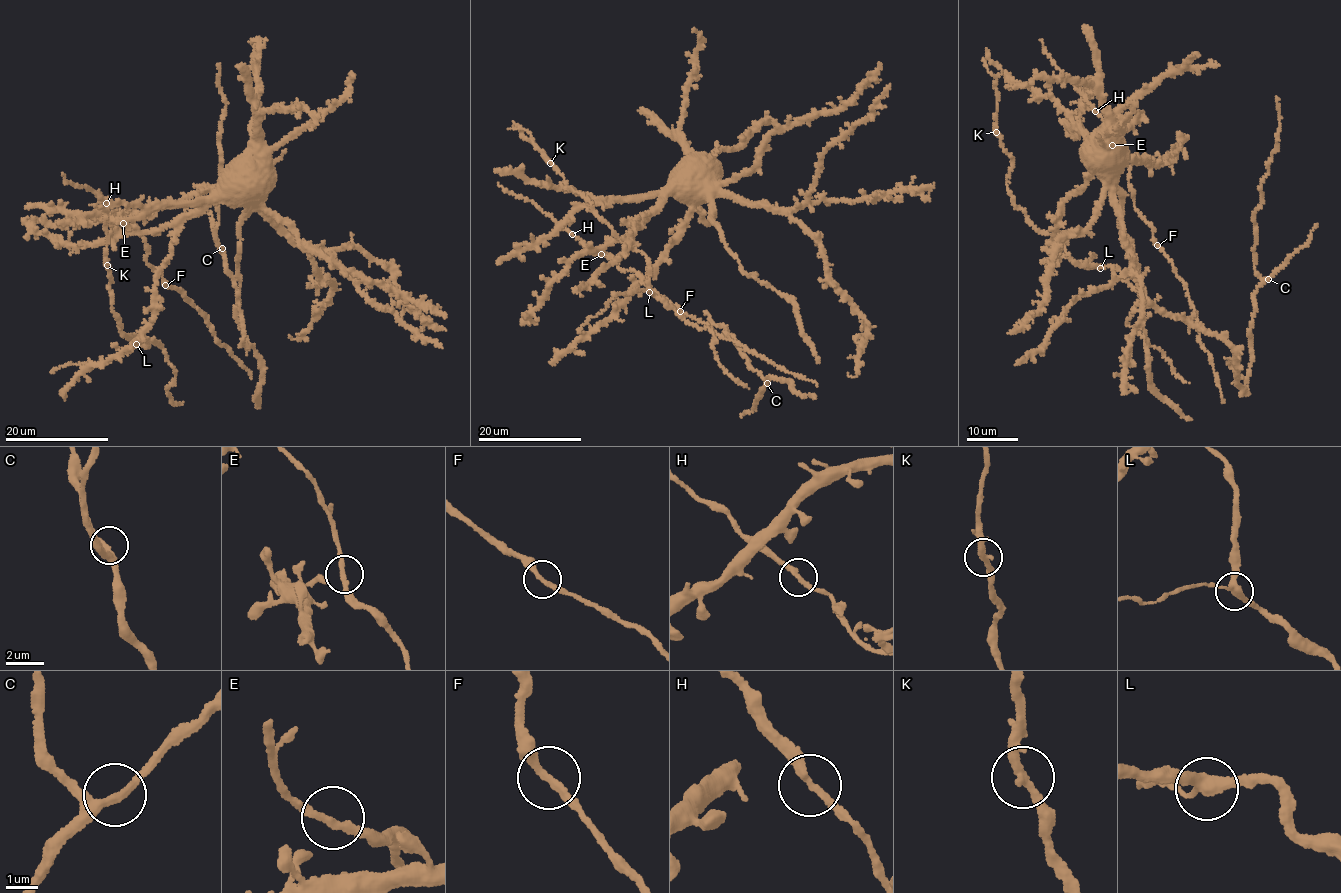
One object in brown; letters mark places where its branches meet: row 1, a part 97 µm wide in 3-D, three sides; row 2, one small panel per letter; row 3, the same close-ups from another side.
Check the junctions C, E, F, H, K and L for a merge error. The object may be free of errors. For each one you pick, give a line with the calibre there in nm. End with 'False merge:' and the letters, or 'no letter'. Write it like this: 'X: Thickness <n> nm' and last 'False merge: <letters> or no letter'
False merge: no letter

